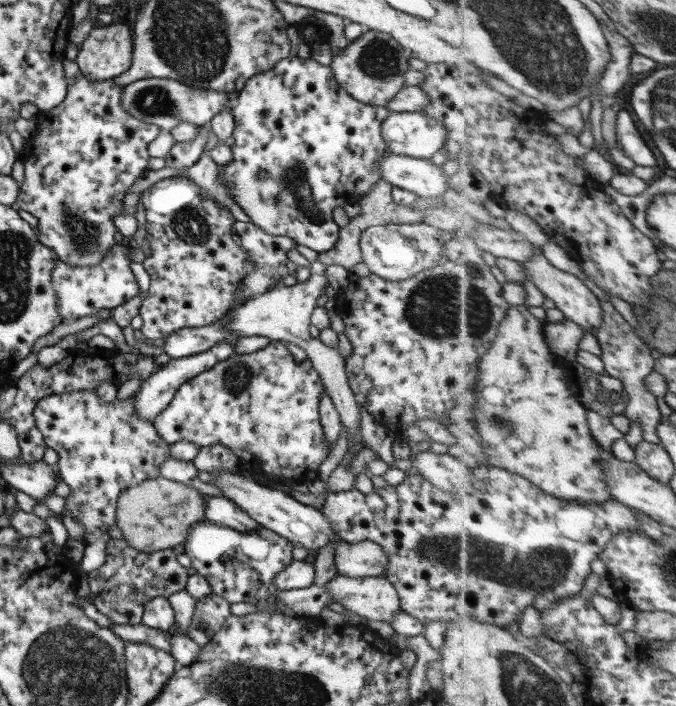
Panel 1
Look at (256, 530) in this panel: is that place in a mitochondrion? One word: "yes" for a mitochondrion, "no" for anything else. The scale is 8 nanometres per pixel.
no

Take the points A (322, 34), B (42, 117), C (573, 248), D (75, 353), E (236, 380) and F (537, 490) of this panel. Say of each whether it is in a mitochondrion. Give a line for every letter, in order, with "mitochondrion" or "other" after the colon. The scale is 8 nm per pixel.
A: other
B: other
C: other
D: other
E: mitochondrion
F: other

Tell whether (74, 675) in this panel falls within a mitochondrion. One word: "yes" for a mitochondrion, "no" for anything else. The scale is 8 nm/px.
yes

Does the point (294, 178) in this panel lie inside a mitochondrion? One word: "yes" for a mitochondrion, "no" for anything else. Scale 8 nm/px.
yes

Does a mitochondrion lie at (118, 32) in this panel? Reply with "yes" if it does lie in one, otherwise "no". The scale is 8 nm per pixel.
no

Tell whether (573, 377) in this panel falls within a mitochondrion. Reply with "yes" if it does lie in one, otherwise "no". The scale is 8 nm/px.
no

